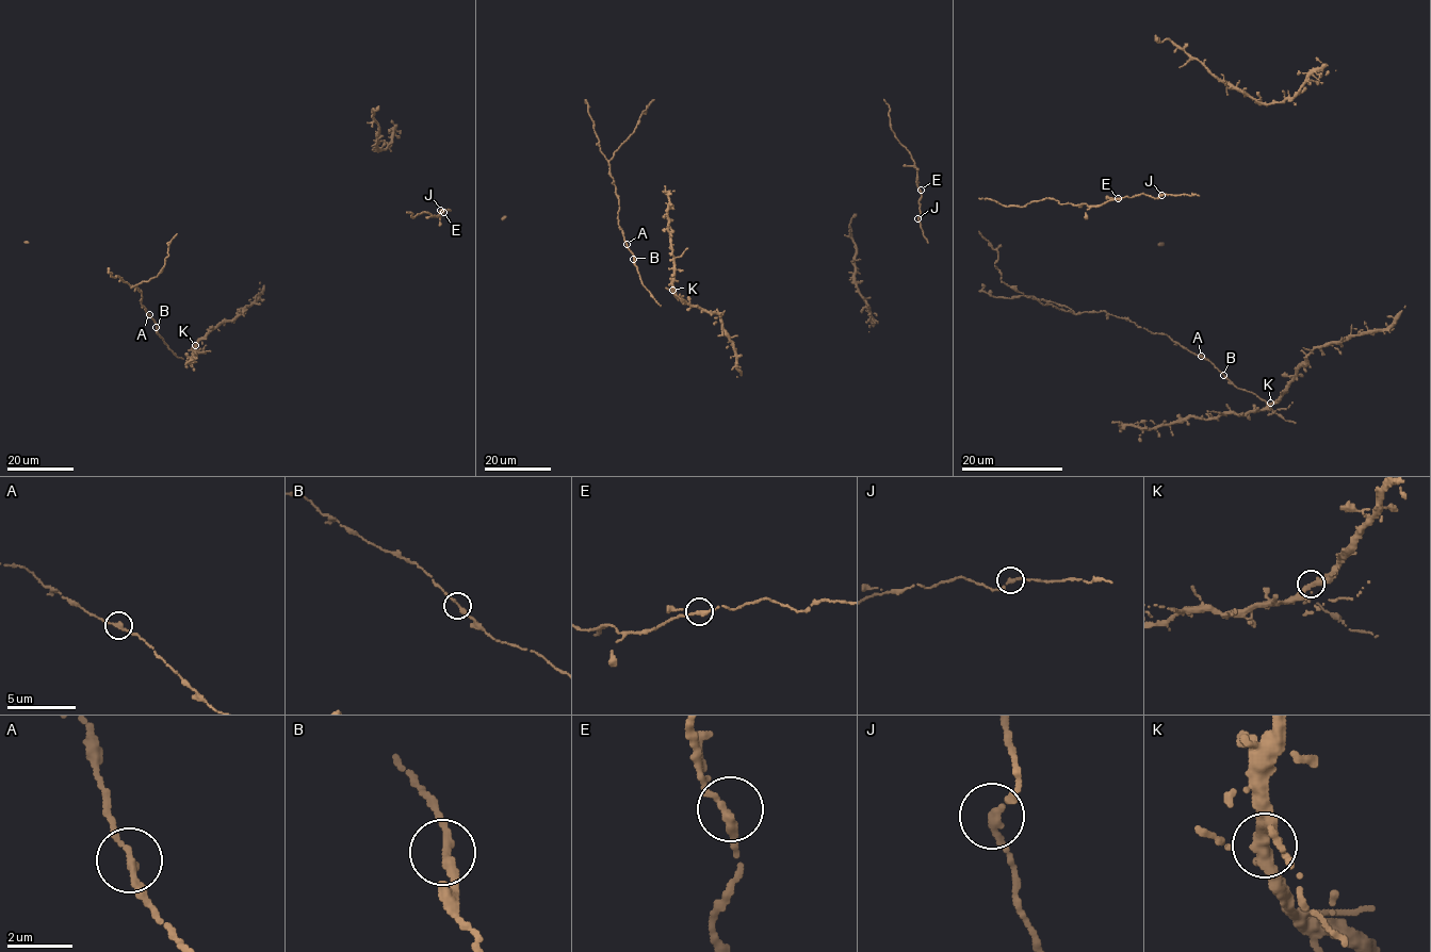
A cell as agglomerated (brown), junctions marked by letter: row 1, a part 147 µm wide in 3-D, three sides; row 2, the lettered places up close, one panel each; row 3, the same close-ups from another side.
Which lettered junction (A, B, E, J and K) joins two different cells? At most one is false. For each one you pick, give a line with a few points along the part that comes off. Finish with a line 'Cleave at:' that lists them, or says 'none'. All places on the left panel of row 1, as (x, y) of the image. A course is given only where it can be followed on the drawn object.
Cleave at: none

